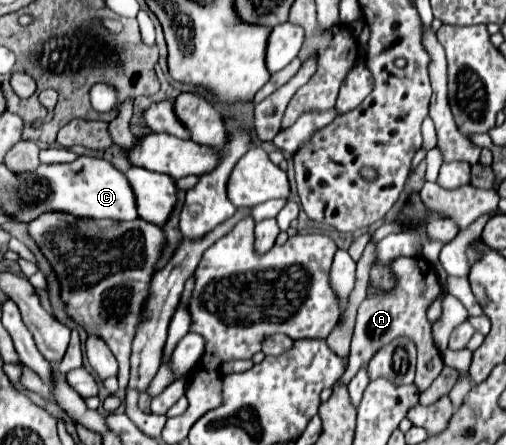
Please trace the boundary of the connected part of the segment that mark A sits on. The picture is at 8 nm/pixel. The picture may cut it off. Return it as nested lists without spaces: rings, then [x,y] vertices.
[[[402,256],[392,262],[392,270],[398,276],[396,290],[390,294],[370,290],[368,298],[358,308],[354,338],[352,338],[352,346],[350,346],[350,364],[348,364],[346,372],[342,374],[342,378],[336,382],[336,386],[346,386],[356,376],[356,372],[374,358],[374,354],[382,346],[386,346],[388,342],[392,342],[396,338],[410,338],[418,348],[418,366],[416,366],[414,384],[418,386],[420,392],[432,384],[432,380],[440,374],[440,370],[444,366],[440,352],[432,344],[430,322],[426,318],[426,308],[432,304],[432,300],[440,292],[440,284],[436,280],[436,272],[434,272],[432,264],[426,262],[424,258],[404,258]]]

